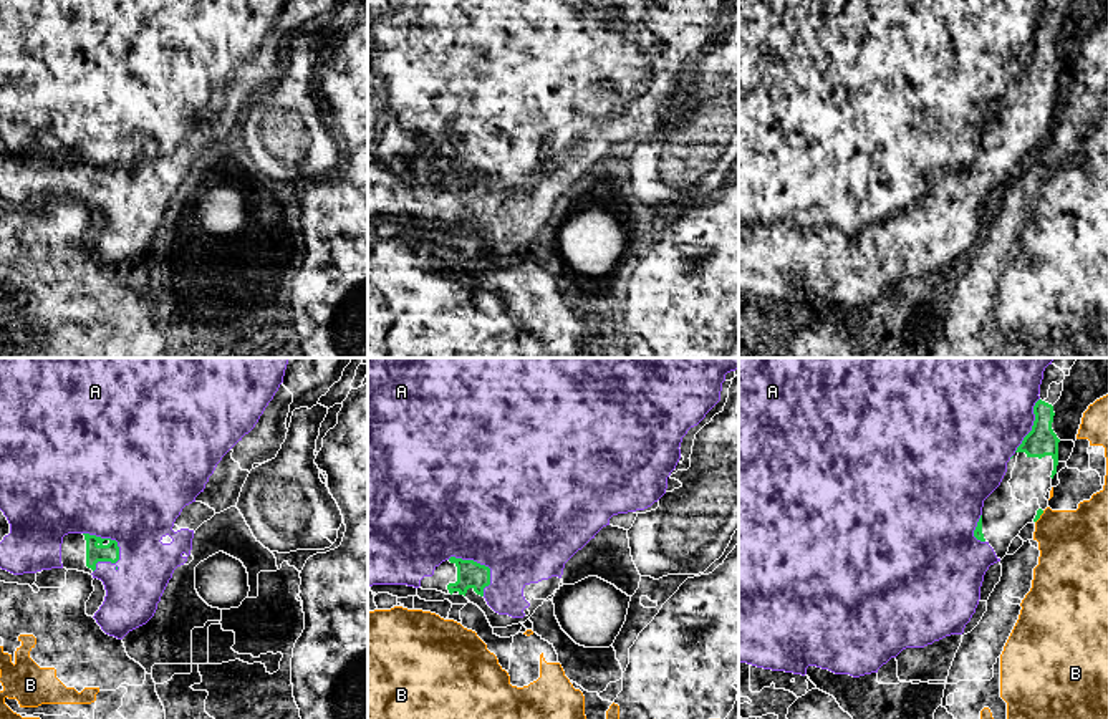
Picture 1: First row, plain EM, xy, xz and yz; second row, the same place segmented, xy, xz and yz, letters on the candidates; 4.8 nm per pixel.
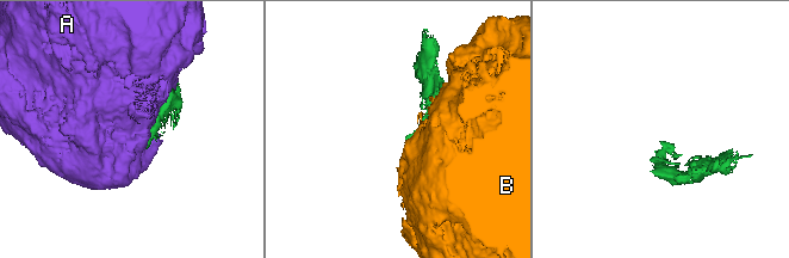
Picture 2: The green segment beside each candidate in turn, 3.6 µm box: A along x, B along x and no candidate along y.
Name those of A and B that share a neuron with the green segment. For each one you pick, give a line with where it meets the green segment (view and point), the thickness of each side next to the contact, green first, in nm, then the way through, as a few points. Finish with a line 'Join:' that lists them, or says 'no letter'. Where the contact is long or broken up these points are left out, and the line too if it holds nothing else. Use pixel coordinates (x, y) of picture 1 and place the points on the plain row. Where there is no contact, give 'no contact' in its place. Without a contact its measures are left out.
A: meets green in xy at (115, 169); 90 nm thick on the green side, 500 nm on the other
Join: A

